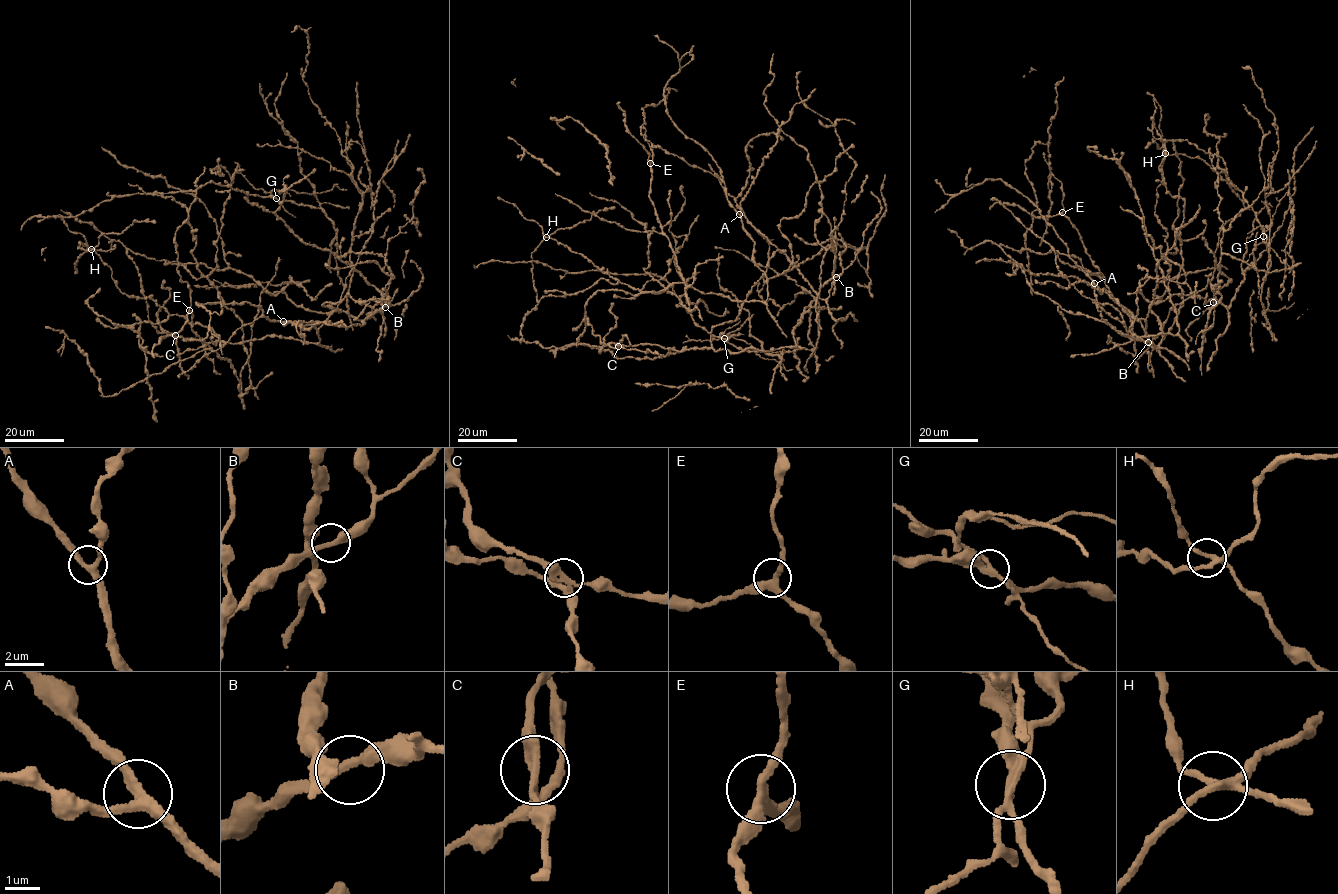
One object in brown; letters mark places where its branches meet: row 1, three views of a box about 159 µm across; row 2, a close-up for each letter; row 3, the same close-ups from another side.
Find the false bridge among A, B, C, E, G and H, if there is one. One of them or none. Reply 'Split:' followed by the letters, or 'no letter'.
Split: G

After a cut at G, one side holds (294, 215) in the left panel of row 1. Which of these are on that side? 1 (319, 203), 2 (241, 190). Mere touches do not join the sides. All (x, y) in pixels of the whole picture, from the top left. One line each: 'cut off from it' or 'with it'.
1: cut off from it
2: cut off from it

